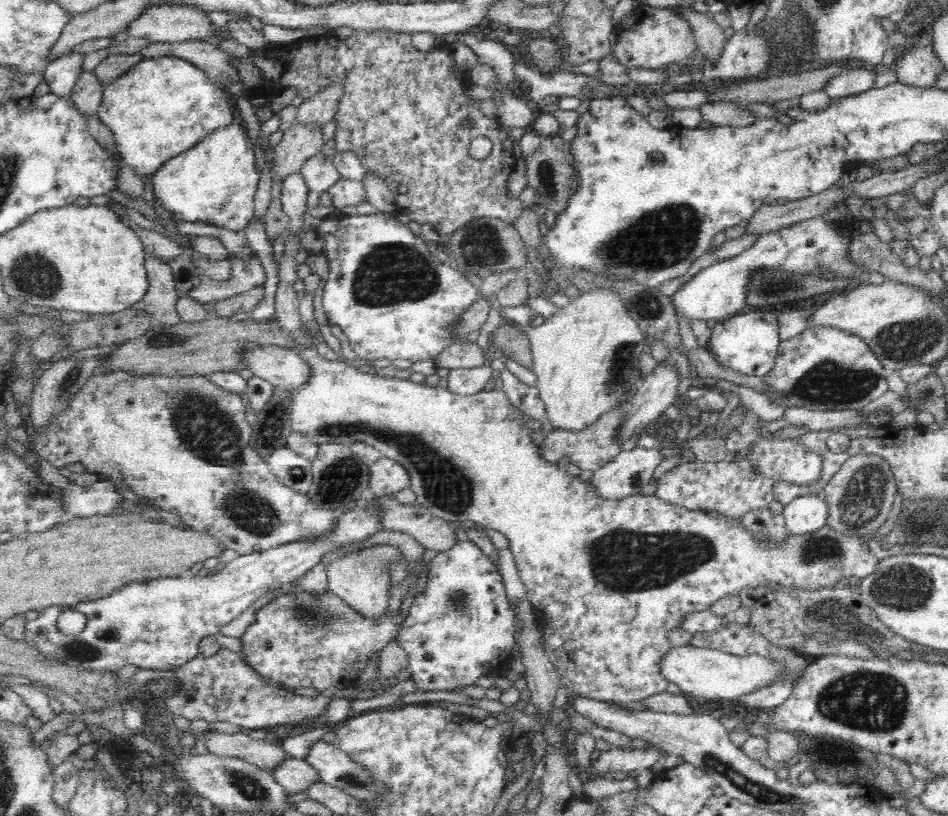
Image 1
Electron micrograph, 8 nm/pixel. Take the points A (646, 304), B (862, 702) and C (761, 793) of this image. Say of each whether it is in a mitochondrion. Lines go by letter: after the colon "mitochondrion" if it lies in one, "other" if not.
A: mitochondrion
B: mitochondrion
C: mitochondrion

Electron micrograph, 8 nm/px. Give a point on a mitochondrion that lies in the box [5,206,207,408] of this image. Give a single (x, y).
(35, 275)

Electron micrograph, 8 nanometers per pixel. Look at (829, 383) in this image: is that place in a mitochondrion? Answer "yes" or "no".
yes

